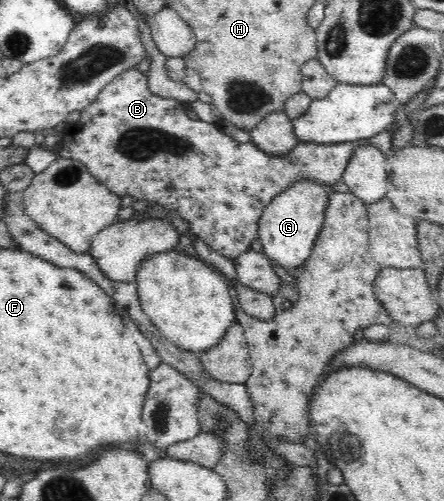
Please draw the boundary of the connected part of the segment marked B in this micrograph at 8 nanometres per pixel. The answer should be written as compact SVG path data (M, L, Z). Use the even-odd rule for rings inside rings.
M137 67L128 68L111 80L90 106L80 111L78 122L68 124L61 134L56 152L60 157L66 156L84 163L90 174L114 194L154 202L180 215L188 221L191 240L200 238L212 250L231 260L251 249L252 241L258 237L259 218L276 195L300 179L312 179L327 185L341 182L347 162L356 148L375 146L387 155L392 153L393 136L397 133L397 124L392 124L372 138L329 146L299 142L289 154L270 156L252 141L240 144L226 135L221 127L190 119L184 109L185 104L179 100L154 95L148 89L148 75Z

